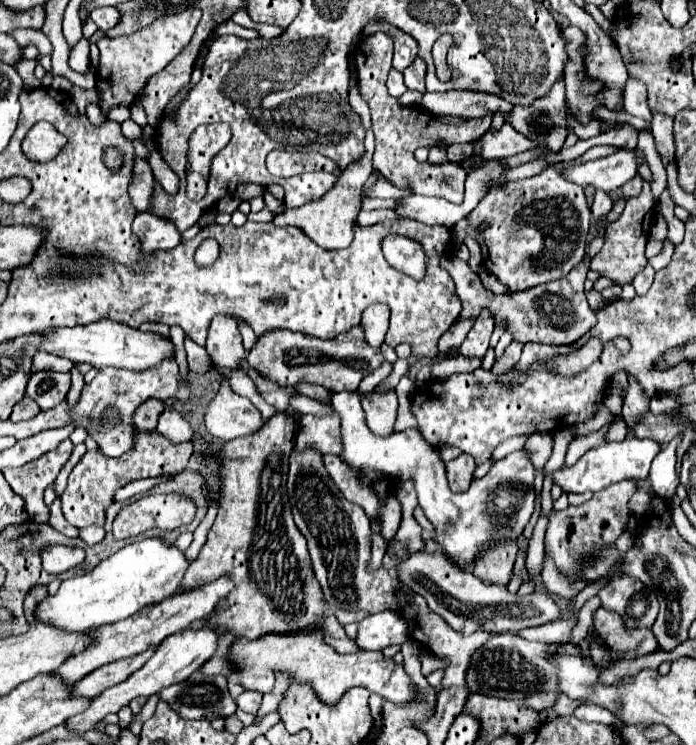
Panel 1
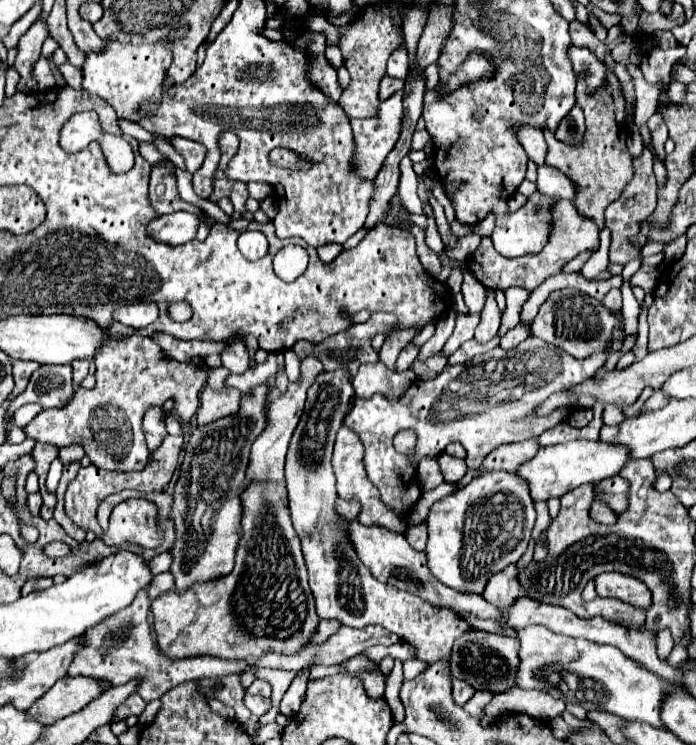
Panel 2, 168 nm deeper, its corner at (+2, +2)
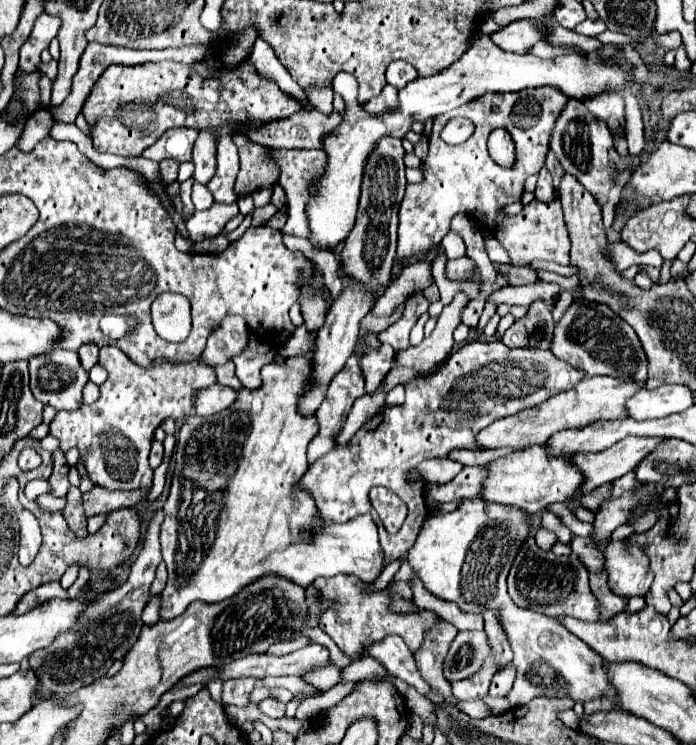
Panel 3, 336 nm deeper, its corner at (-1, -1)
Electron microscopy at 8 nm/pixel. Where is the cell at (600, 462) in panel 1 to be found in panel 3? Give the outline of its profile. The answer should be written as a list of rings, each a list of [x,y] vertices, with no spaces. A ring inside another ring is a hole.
[[[530,447],[526,451],[510,453],[506,457],[490,461],[486,465],[488,479],[484,479],[484,487],[480,491],[480,497],[488,503],[512,505],[512,507],[518,507],[526,513],[540,515],[540,511],[546,505],[566,501],[582,485],[584,475],[580,473],[580,469],[572,467],[570,459],[572,459],[572,455],[550,457],[548,447]]]

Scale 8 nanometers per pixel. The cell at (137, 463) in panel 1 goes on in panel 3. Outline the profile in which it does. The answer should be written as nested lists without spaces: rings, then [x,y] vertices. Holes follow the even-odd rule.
[[[92,487],[90,493],[84,493],[84,511],[86,515],[96,515],[96,513],[108,513],[124,507],[134,507],[142,499],[146,499],[148,489],[138,489],[138,491],[108,491],[102,487]]]

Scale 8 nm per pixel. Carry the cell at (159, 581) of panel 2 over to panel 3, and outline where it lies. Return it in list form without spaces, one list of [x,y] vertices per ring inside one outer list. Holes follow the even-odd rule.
[[[152,597],[150,603],[146,605],[144,613],[142,613],[142,623],[144,623],[144,625],[154,625],[154,623],[158,623],[158,611],[160,611],[160,599],[158,599],[158,597]]]

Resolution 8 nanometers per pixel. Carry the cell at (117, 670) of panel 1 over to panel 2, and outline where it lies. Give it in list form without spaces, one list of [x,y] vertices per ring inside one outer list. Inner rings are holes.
[[[67,676],[57,680],[55,686],[29,708],[29,716],[43,724],[53,724],[55,720],[61,720],[87,706],[91,700],[101,696],[101,692],[103,686],[97,678]]]

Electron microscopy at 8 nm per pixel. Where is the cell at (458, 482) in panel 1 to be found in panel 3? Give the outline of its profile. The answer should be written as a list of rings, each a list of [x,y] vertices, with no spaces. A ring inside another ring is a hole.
[[[448,457],[444,459],[428,459],[420,463],[420,475],[426,479],[426,483],[448,483],[462,471],[462,465],[458,461],[452,461]]]

